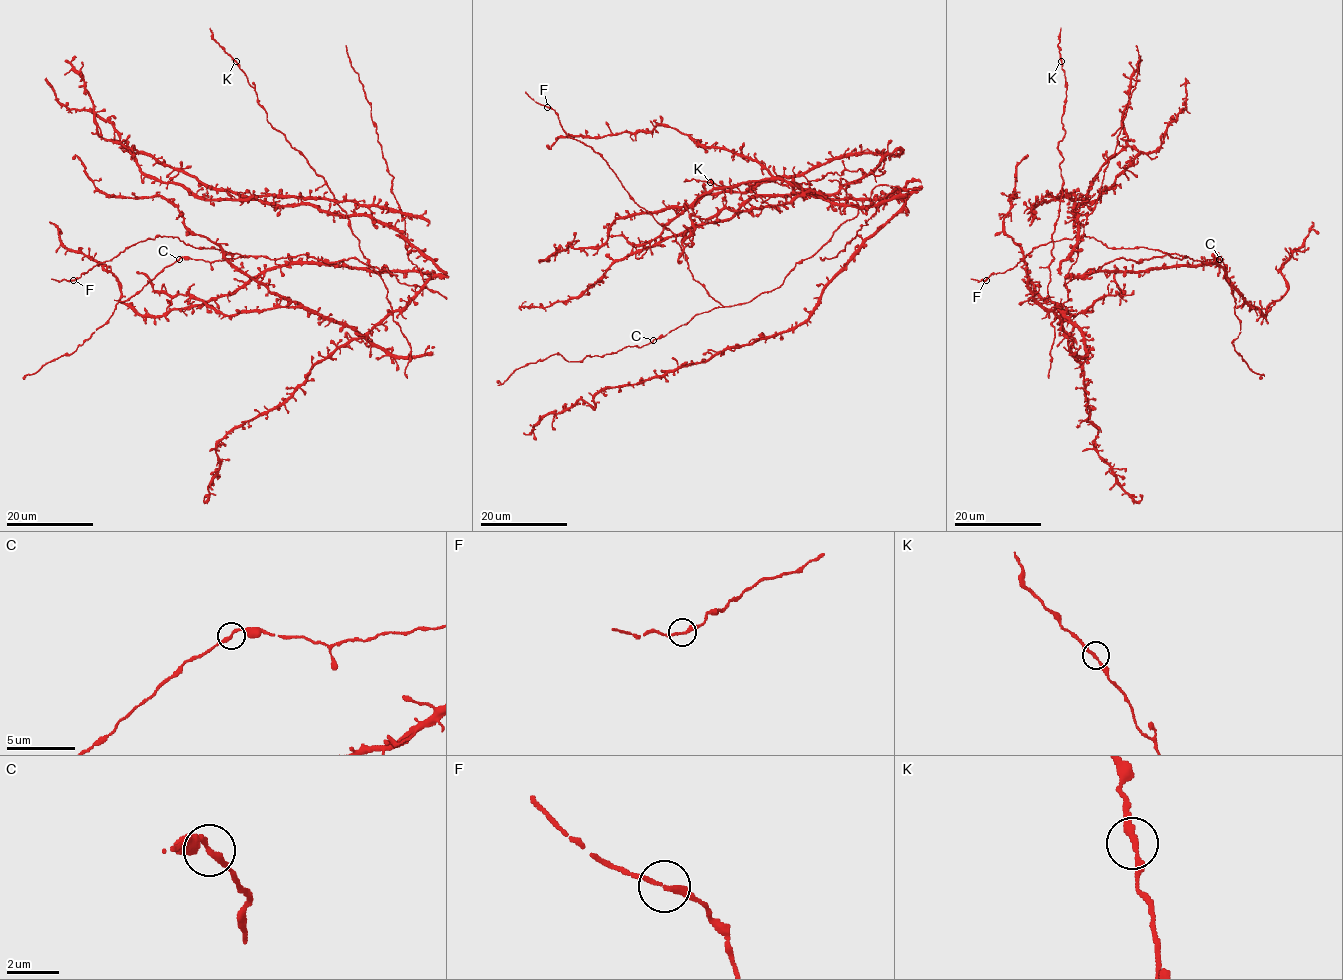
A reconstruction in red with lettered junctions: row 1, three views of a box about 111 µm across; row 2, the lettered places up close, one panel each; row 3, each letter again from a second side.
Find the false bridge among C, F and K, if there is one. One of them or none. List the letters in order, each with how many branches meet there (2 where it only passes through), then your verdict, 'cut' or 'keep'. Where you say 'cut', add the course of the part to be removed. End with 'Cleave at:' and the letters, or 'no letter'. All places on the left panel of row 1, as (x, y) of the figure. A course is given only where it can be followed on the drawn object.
C: 2 | keep
F: 2 | keep
K: 2 | keep
Cleave at: no letter

